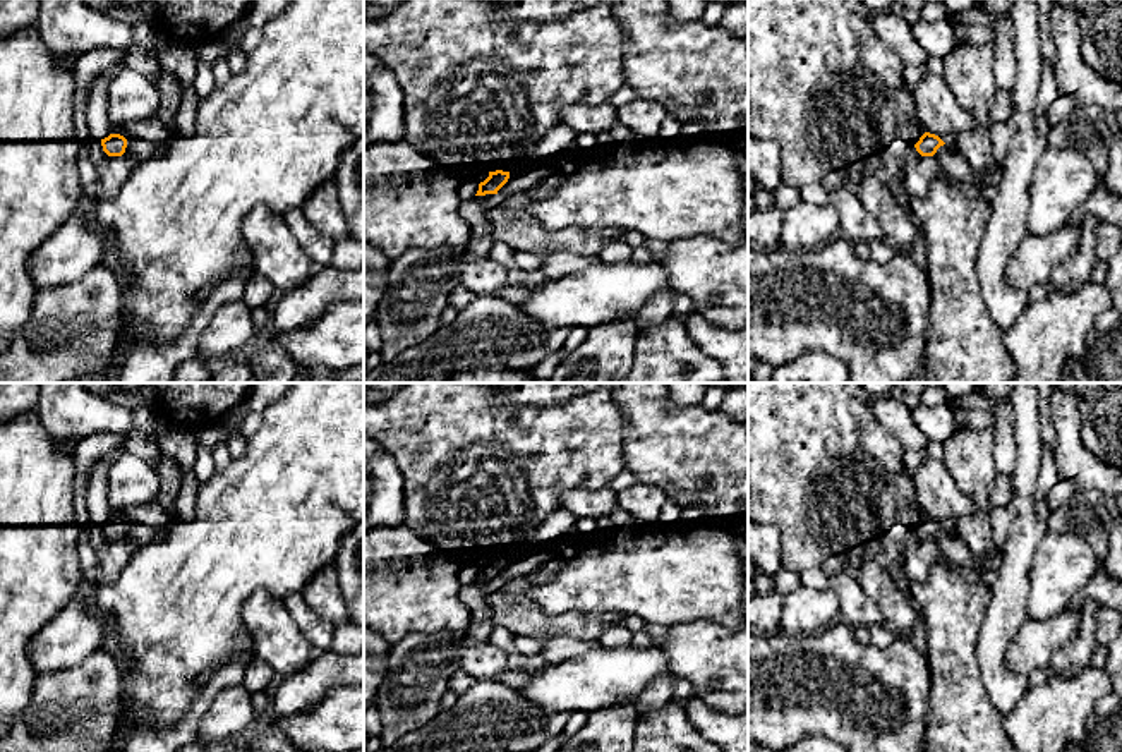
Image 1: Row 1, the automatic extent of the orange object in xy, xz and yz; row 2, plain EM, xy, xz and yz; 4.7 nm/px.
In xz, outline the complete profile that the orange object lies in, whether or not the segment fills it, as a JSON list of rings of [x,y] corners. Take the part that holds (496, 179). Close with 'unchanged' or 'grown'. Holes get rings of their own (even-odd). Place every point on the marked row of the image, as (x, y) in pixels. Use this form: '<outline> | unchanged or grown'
[[[489,172],[489,177],[479,184],[479,191],[475,196],[498,194],[498,191],[508,182],[508,179],[510,172]]] | unchanged

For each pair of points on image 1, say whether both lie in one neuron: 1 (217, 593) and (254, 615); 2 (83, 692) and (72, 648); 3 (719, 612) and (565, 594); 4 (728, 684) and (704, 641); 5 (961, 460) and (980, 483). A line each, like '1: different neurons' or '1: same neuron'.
1: different neurons
2: different neurons
3: same neuron
4: same neuron
5: same neuron

